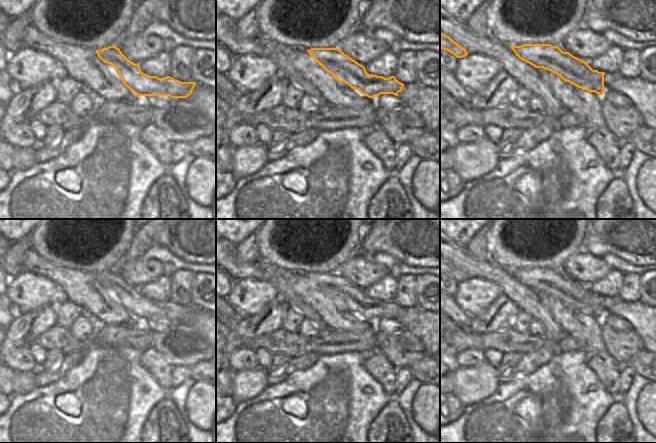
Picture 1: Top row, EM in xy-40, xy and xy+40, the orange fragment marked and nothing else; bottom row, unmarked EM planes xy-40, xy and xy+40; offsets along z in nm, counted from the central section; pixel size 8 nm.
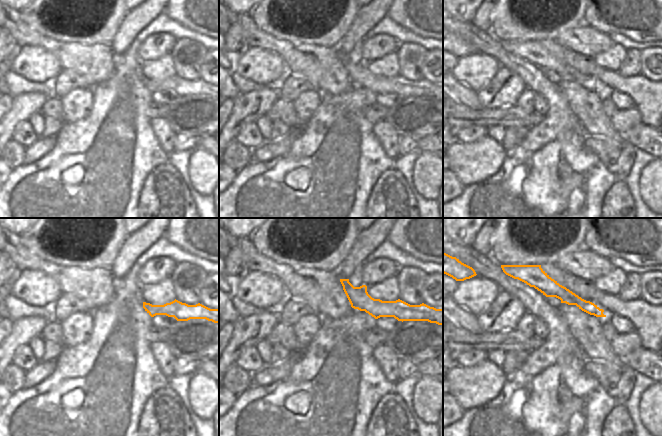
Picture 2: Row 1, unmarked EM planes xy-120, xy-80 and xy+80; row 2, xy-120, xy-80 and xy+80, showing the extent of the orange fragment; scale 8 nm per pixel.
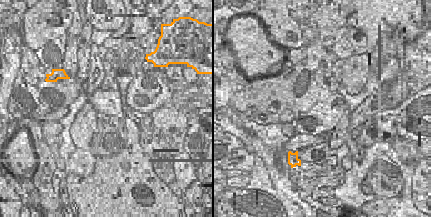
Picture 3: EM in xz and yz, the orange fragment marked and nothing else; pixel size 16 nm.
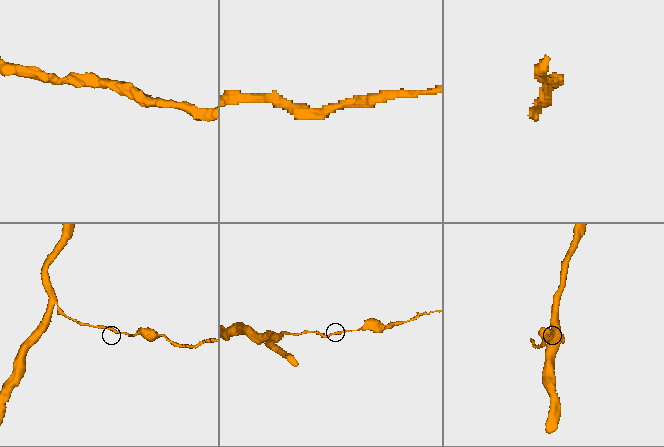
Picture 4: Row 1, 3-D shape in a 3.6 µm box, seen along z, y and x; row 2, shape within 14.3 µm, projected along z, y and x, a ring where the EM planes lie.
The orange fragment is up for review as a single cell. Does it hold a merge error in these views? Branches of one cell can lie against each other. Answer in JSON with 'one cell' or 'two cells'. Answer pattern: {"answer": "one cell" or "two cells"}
{"answer": "one cell"}

